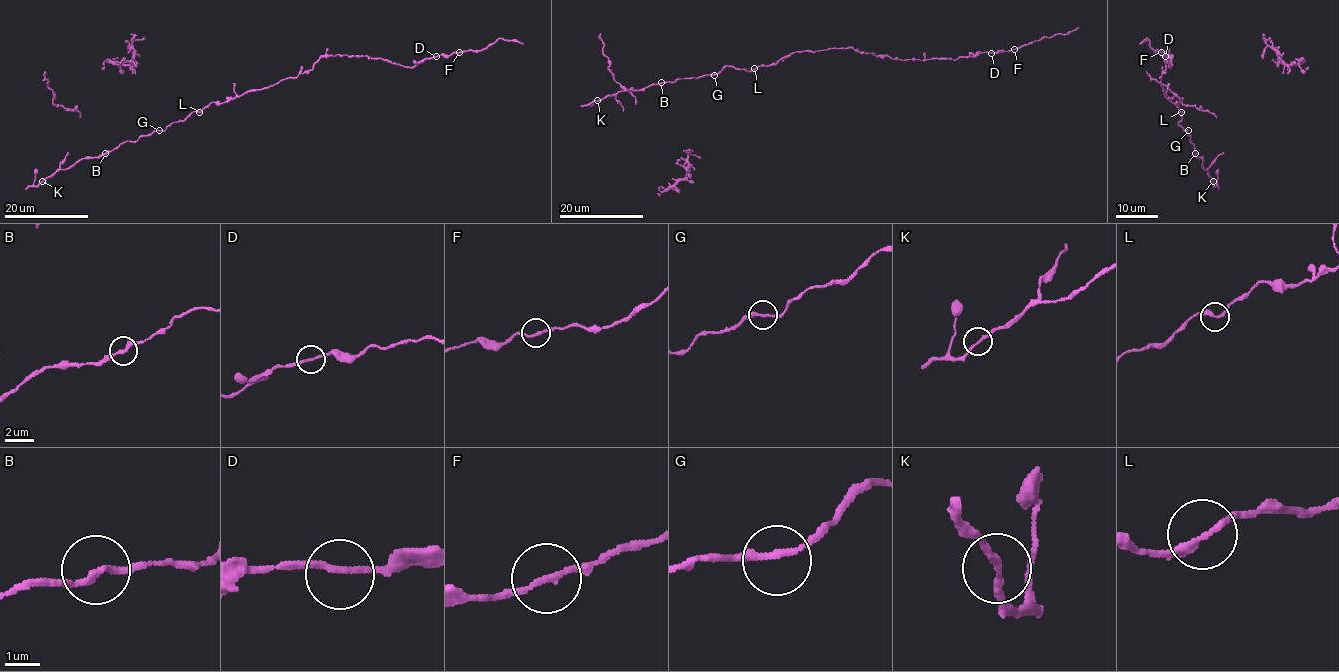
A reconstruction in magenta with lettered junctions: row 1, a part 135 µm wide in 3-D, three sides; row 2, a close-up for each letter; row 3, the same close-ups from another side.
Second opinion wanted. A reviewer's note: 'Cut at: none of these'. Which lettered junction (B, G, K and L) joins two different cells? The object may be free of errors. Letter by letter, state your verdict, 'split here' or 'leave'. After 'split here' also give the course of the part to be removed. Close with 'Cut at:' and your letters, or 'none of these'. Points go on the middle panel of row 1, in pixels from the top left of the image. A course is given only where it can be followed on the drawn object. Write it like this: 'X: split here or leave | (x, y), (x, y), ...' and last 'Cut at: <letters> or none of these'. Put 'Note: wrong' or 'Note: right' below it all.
B: leave
G: leave
K: leave
L: leave
Cut at: none of these
Note: right

